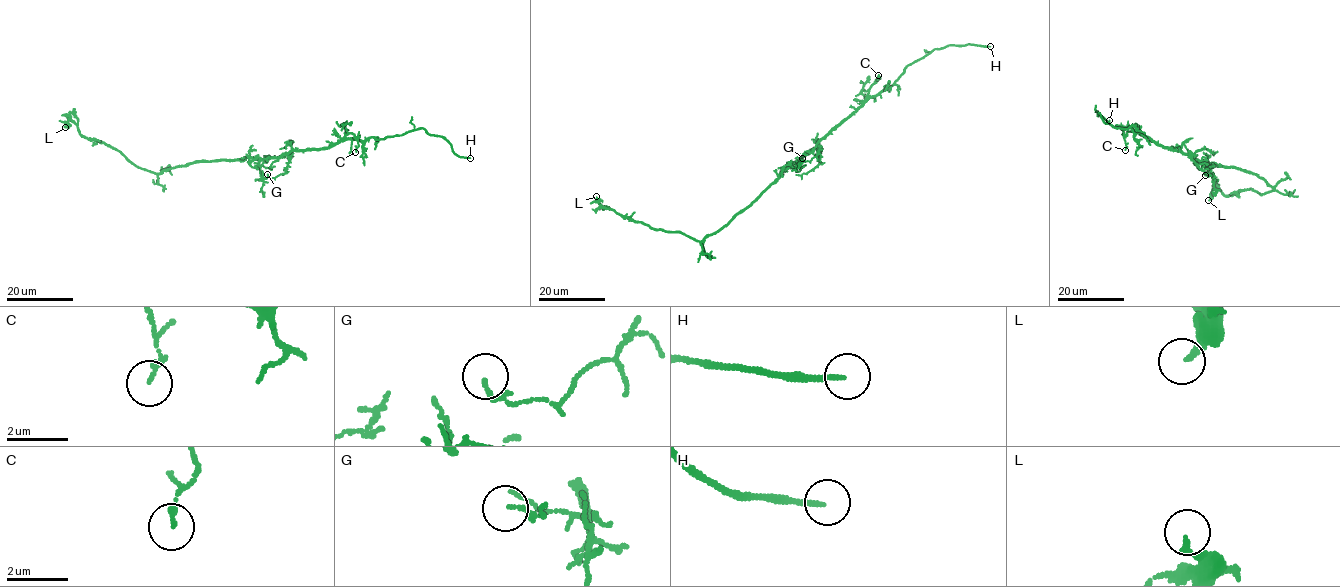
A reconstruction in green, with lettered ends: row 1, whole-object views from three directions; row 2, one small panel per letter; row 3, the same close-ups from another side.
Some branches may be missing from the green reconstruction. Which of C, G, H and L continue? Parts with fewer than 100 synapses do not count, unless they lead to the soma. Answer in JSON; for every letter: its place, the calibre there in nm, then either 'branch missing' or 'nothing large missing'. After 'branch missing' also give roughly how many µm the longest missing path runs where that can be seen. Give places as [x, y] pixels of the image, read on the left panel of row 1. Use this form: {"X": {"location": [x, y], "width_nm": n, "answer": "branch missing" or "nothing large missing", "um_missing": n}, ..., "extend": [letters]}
{"C": {"location": [355, 152], "width_nm": 140, "answer": "nothing large missing"}, "G": {"location": [267, 174], "width_nm": 120, "answer": "nothing large missing"}, "H": {"location": [470, 158], "width_nm": 140, "answer": "branch missing", "um_missing": 35}, "L": {"location": [65, 127], "width_nm": 200, "answer": "nothing large missing"}, "extend": ["H"]}

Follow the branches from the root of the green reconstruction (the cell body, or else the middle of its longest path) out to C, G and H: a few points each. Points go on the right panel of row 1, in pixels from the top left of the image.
C: (1206, 162), (1134, 131), (1126, 133), (1125, 150)
G: (1206, 162), (1190, 155), (1200, 169), (1209, 174), (1205, 175)
H: (1206, 162), (1159, 144), (1129, 127), (1114, 127), (1097, 112), (1104, 122), (1109, 120)

